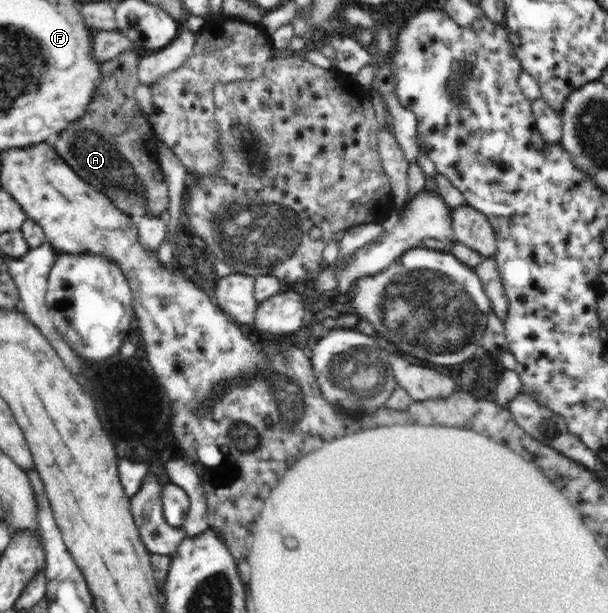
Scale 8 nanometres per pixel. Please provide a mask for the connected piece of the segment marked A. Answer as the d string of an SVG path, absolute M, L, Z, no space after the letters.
M133 51L122 52L103 62L102 84L94 92L86 115L52 136L51 143L78 176L108 196L124 214L134 219L140 216L167 218L170 191L158 158L160 140L135 102L138 64L138 56Z

